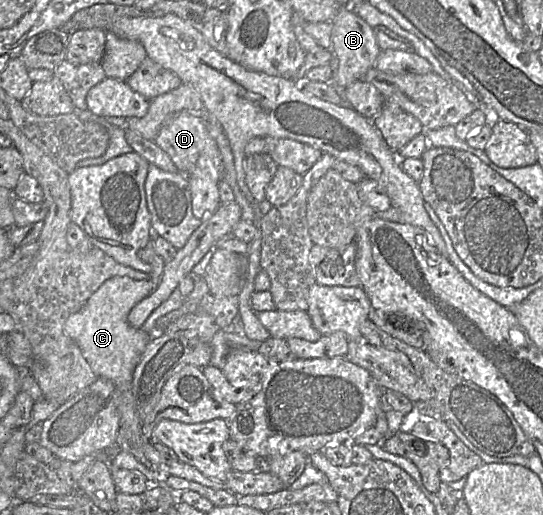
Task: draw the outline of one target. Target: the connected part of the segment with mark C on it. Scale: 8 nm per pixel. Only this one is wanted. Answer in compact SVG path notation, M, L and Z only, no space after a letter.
M114 276L106 280L77 312L71 314L63 323L64 333L79 347L93 373L97 377L111 380L120 390L119 428L126 429L142 449L146 458L160 473L174 475L201 483L214 489L225 489L221 480L206 477L197 468L179 459L169 460L162 457L154 448L151 440L142 435L143 421L138 415L135 399L131 392L134 369L151 340L151 334L142 328L134 328L128 322L130 310L155 289L150 280L135 280L128 276Z

